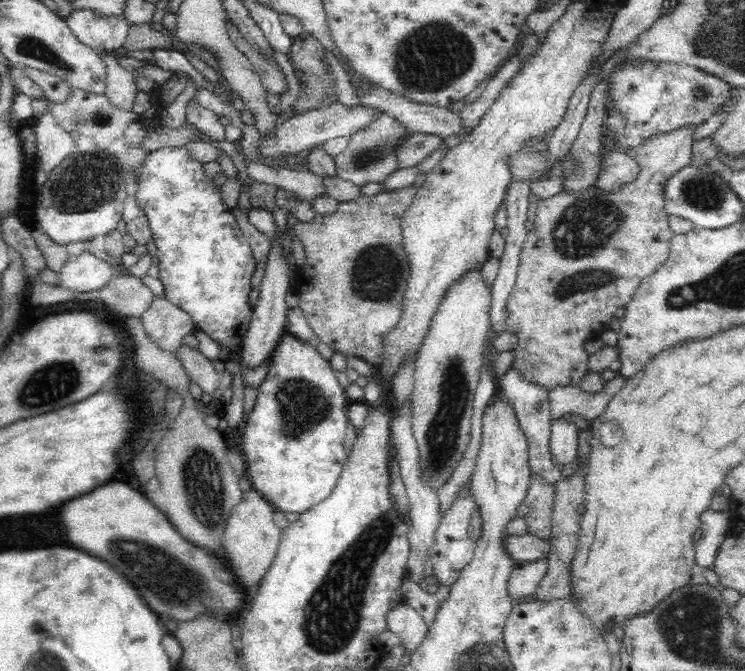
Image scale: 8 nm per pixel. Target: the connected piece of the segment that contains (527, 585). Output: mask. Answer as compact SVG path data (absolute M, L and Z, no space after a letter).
M536 559L535 561L515 562L507 582L507 591L511 599L520 599L524 596L532 596L546 574L548 559Z

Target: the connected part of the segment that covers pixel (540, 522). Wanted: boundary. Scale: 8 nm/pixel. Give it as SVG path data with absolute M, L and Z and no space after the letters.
M532 472L524 502L516 511L517 516L526 521L528 533L541 539L549 538L554 505L554 483L549 483L543 475Z

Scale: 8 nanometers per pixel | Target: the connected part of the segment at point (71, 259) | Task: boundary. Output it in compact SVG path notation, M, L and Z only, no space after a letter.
M84 250L78 255L68 255L59 272L59 284L71 291L91 295L110 282L113 274L113 268L104 259Z

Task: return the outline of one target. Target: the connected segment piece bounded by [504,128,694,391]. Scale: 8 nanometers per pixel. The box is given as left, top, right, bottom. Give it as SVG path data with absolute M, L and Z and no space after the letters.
M688 128L672 130L671 133L659 133L658 136L652 136L646 144L639 145L634 150L628 150L626 154L638 163L640 170L638 176L632 182L623 184L618 190L602 191L596 186L596 183L593 183L585 190L569 193L562 190L558 194L544 198L544 200L539 200L535 212L535 220L533 224L530 224L531 229L528 231L520 252L520 262L515 285L509 291L505 302L506 318L504 330L517 336L517 345L512 349L514 362L512 362L511 368L516 370L517 374L526 383L542 386L548 391L555 390L558 386L567 385L578 388L581 378L588 372L589 355L584 350L584 343L598 338L603 331L608 331L610 329L609 323L614 318L616 308L624 308L631 301L643 278L654 274L656 269L668 260L668 256L671 253L669 242L671 241L673 232L669 226L667 210L664 209L664 202L666 201L666 198L664 198L664 186L674 172L678 172L684 166L691 164L692 145L694 144L692 133L693 129Z

